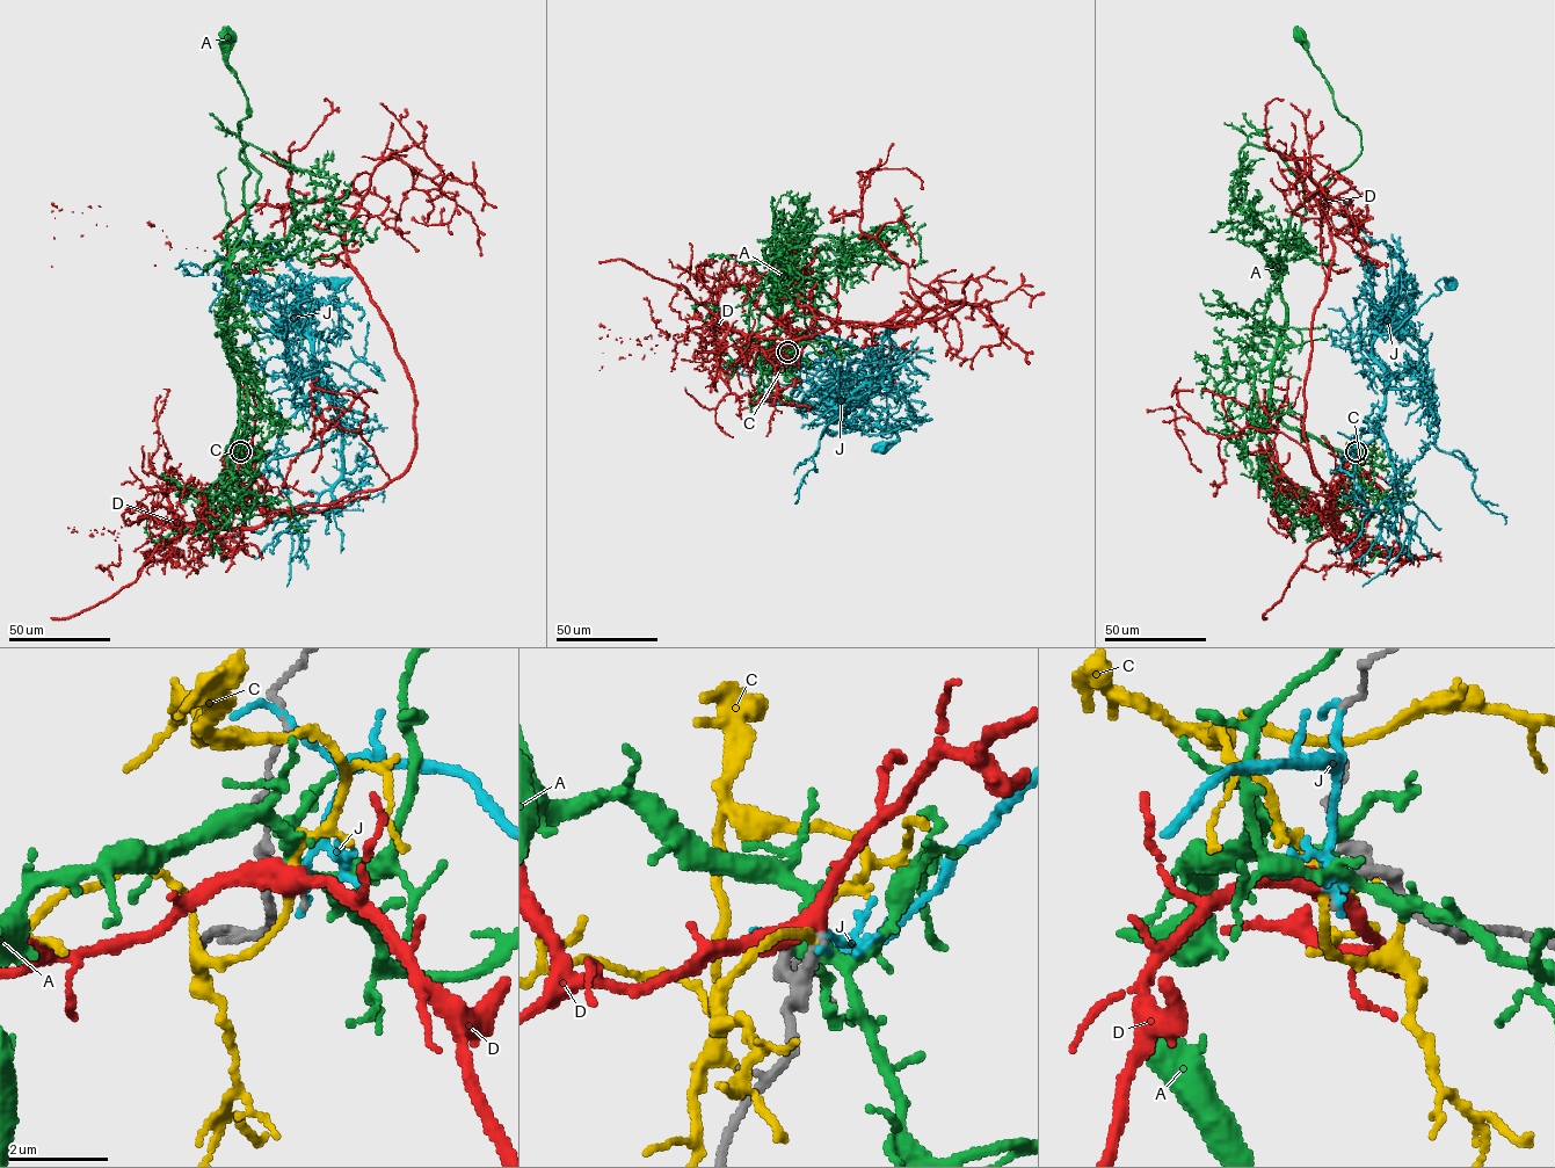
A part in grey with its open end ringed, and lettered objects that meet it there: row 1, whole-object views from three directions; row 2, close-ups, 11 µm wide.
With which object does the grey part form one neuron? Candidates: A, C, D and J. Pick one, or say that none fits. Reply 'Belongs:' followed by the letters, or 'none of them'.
Belongs: D

